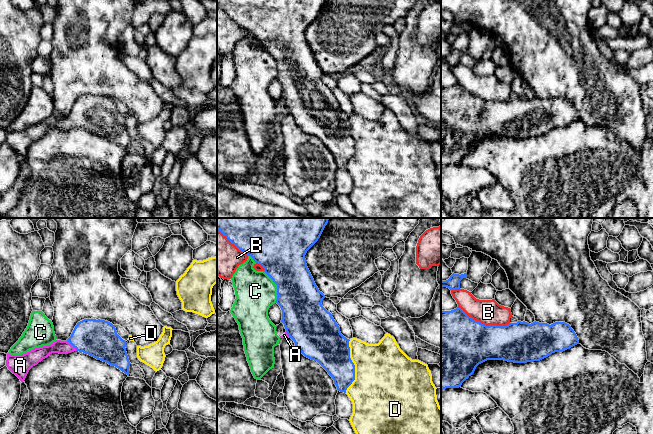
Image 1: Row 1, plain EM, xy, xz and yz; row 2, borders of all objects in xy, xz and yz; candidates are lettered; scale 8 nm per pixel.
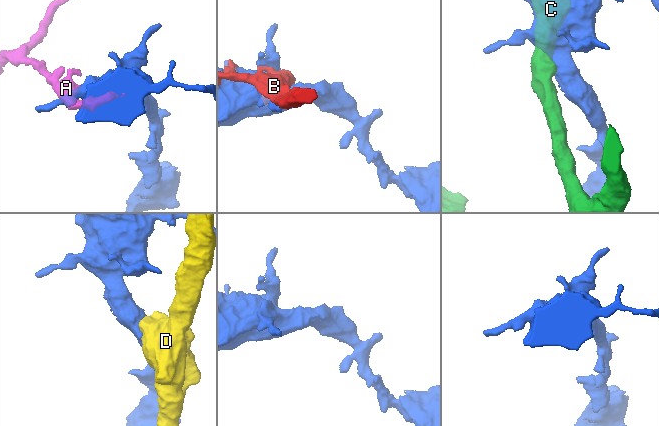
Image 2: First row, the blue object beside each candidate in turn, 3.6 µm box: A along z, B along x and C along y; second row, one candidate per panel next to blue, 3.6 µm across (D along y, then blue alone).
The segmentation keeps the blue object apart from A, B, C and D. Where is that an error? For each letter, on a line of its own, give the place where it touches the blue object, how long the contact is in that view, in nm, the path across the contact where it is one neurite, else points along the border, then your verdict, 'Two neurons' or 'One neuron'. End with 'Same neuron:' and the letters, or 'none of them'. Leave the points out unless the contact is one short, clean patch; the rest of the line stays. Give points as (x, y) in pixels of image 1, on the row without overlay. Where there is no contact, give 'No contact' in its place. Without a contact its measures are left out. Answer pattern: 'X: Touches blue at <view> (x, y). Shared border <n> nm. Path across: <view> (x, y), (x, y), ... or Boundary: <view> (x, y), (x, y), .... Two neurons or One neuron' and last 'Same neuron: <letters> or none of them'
A: Touches blue at xy (71, 120). Shared border 120 nm. Path across: xy (98, 114), (84, 114), (71, 120), (62, 123). One neuron
B: Touches blue at yz (483, 100). Shared border 440 nm. Two neurons
C: Touches blue at xz (277, 63). Shared border 280 nm. Two neurons
D: Touches blue at xz (354, 142). Shared border 420 nm. Two neurons
Same neuron: A

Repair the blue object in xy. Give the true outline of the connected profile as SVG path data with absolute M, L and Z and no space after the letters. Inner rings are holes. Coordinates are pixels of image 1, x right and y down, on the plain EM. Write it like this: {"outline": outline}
{"outline": "M84 95L77 99L71 112L66 117L56 116L51 121L42 122L28 127L25 130L16 132L7 130L6 142L23 158L29 146L47 134L52 129L68 130L74 127L83 128L97 136L115 142L129 152L130 137L126 128L126 117L116 107L115 101L105 96Z"}

